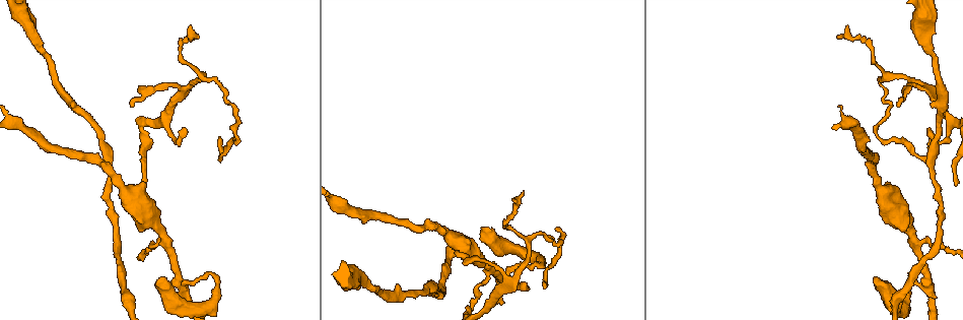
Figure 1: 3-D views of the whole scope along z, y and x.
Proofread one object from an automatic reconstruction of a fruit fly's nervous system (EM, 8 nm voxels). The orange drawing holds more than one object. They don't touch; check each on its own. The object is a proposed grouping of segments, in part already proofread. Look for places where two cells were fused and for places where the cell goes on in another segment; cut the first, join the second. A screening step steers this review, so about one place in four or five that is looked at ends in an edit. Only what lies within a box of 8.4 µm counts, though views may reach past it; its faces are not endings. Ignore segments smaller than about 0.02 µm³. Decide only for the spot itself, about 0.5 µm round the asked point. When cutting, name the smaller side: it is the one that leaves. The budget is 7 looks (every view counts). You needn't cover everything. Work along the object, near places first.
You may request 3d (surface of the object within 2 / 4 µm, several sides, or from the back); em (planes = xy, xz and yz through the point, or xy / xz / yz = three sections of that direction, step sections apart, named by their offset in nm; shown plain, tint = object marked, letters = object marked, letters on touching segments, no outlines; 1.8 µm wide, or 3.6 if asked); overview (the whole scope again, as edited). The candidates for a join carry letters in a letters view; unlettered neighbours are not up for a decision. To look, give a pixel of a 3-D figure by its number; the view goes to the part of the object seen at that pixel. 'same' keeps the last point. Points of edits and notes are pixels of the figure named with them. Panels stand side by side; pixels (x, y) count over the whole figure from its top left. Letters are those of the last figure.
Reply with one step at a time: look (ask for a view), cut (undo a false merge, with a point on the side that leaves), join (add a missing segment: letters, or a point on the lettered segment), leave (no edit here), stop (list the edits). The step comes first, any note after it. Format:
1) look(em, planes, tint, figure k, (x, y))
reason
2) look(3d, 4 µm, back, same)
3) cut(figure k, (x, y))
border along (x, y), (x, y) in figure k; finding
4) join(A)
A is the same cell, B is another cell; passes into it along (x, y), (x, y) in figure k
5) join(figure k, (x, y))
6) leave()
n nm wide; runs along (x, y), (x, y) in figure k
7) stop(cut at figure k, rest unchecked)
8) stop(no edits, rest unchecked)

look(em, yz, step 4, tint, figure 1, (362, 278))
thick turns thin

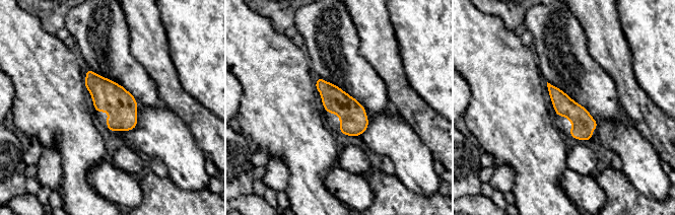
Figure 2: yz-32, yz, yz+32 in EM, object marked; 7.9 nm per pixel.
look(em, planes, tint, same)
another direction

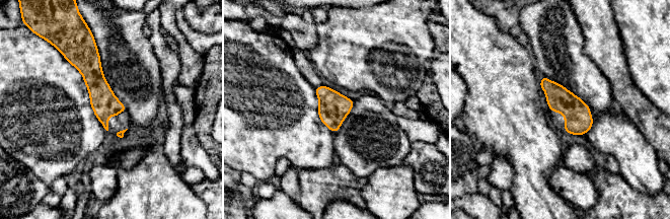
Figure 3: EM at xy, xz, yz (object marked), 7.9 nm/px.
look(em, planes, letters, same)
see the neighbours

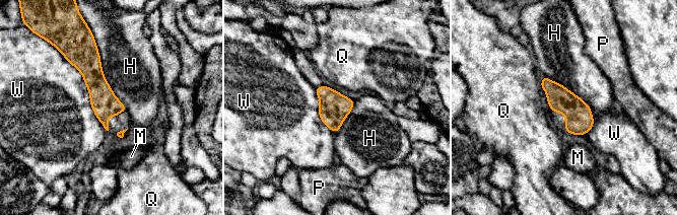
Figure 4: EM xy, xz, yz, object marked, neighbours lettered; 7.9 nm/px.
leave()
200 nm wide; H, M, P, Q and W are other cells; runs along (88, 50), (106, 125) in figure 4; one cell here

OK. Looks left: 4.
look(3d, 4 µm, figure 1, (221, 139))
end of a long branch

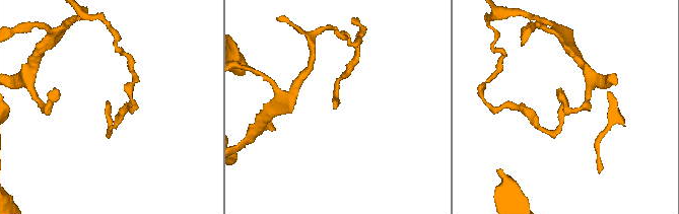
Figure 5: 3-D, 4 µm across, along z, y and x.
look(em, planes, letters, figure 5, (568, 102))

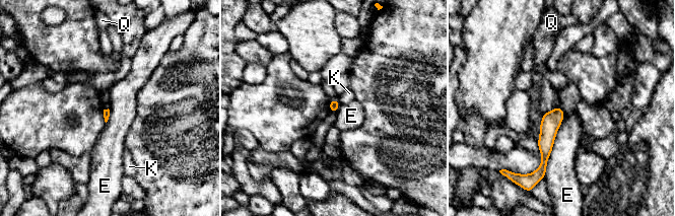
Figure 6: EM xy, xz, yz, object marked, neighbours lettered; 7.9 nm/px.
leave()
E, K and Q are other cells; runs along (558, 111), (548, 128), (543, 168) in figure 6; none of them fits

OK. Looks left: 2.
look(3d, 2 µm, figure 1, (927, 285))
three arms meet

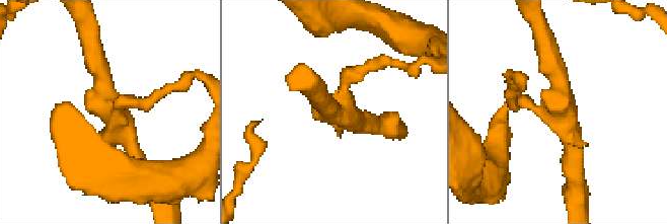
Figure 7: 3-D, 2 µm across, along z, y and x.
look(em, xy, step 4, letters, figure 7, (343, 106))
3 arms; shape alone is not enough

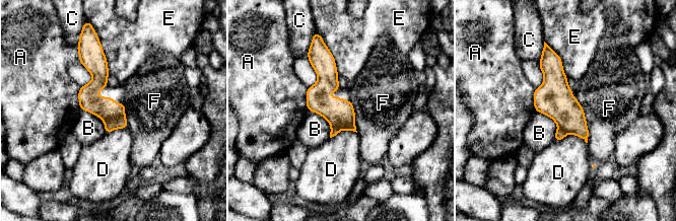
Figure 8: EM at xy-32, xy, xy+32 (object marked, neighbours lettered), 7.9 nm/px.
cut(figure 8, (119, 123))
190 nm wide; A, B, C, D, E and F are other cells; border along (124, 116), (113, 118), (106, 124) in figure 8; two cells meet here

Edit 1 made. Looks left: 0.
stop(cut at figure 8, rest unchecked)

